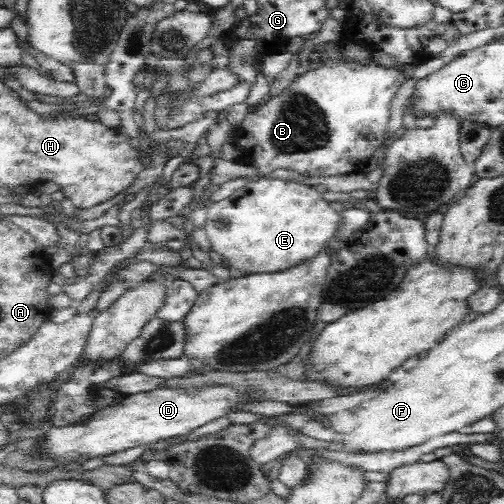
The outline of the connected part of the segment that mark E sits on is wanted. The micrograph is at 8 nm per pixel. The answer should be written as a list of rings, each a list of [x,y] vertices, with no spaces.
[[[262,176],[257,181],[250,180],[226,200],[211,201],[206,208],[206,224],[203,228],[212,249],[228,260],[229,267],[244,271],[246,275],[282,272],[301,261],[310,260],[336,236],[342,222],[341,214],[329,203],[315,187]]]

